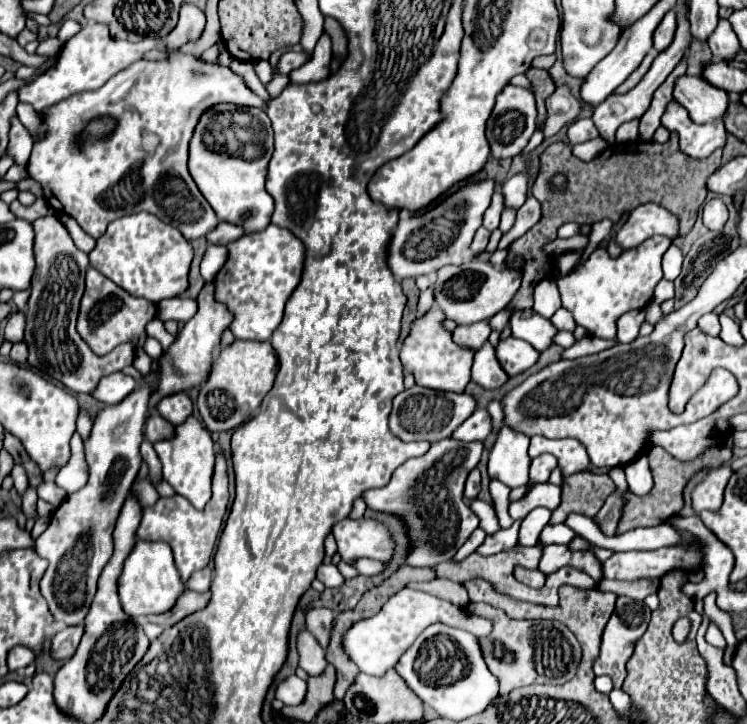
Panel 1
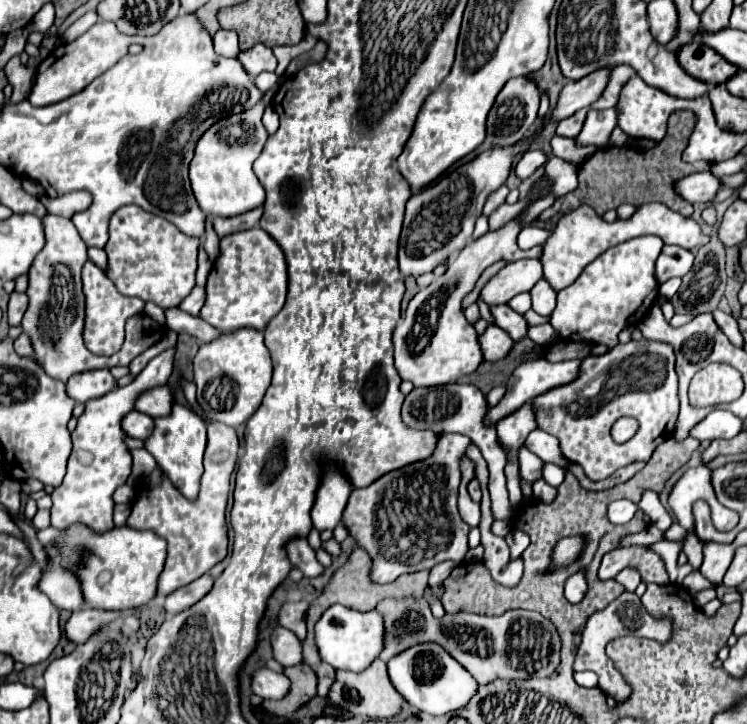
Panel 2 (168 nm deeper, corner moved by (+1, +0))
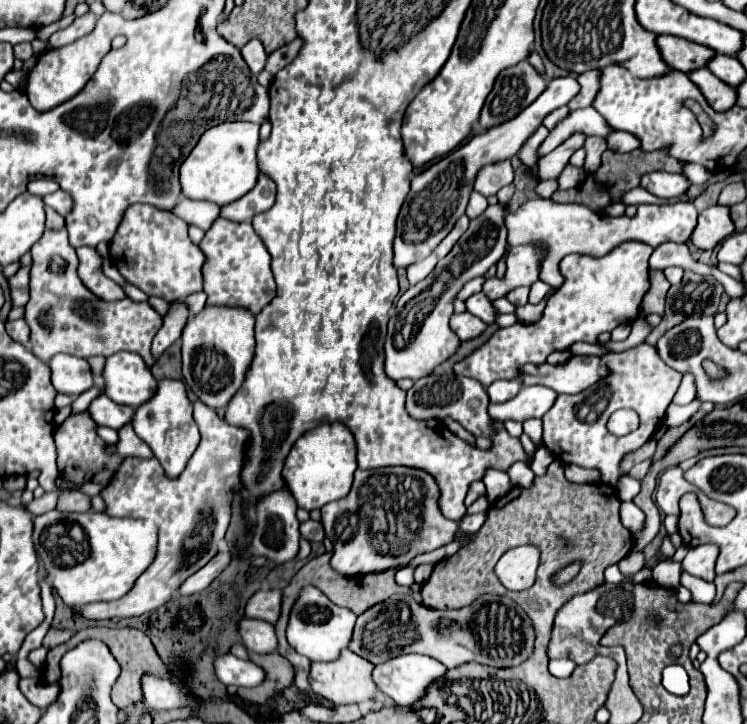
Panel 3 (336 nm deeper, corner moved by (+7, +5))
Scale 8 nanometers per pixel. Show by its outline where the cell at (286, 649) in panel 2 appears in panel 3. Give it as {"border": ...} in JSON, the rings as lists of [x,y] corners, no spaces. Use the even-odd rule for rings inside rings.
{"border":[[[242,619],[240,635],[246,649],[252,653],[274,653],[278,647],[274,625],[260,619]]]}

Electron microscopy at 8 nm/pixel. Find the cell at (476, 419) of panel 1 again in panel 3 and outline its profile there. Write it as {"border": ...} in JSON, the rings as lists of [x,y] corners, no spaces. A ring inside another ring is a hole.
{"border":[[[572,355],[568,361],[550,365],[524,365],[518,373],[522,385],[544,385],[556,393],[580,393],[604,377],[606,369],[596,355]]]}

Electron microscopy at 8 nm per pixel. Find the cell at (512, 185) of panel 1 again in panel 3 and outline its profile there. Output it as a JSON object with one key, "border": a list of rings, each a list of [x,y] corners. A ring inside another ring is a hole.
{"border":[[[594,107],[572,111],[570,117],[560,121],[560,125],[556,125],[556,129],[550,131],[550,137],[538,147],[538,157],[544,157],[550,151],[554,151],[564,139],[568,139],[576,131],[582,131],[586,135],[608,137],[612,133],[612,127],[606,125],[604,117],[600,117],[600,113],[596,113]]]}

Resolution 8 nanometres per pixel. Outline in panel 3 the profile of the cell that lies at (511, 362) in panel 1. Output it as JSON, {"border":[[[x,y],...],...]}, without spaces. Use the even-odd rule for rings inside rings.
{"border":[[[456,313],[452,317],[452,329],[462,341],[470,341],[474,337],[480,337],[486,331],[486,327],[488,325],[484,325],[484,321],[480,321],[478,317],[472,317],[472,313],[462,313],[462,315]]]}

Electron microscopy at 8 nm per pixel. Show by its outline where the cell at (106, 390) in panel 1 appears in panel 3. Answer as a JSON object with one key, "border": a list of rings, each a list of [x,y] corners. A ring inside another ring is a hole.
{"border":[[[60,353],[48,365],[52,369],[52,385],[58,393],[78,397],[94,385],[94,375],[86,359]]]}

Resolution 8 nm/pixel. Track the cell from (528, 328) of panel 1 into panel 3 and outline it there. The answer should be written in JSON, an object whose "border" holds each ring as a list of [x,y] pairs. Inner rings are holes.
{"border":[[[484,293],[472,295],[472,297],[466,301],[466,309],[468,309],[472,315],[480,317],[480,319],[482,319],[484,323],[488,323],[488,325],[494,325],[494,323],[496,323],[498,311],[496,311],[496,307],[492,305],[492,301],[490,301]]]}

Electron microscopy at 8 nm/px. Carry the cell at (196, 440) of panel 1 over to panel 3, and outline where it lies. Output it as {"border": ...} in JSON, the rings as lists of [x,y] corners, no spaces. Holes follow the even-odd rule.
{"border":[[[164,379],[158,383],[158,393],[150,401],[146,401],[146,405],[140,405],[136,409],[132,427],[136,435],[148,443],[148,447],[154,451],[154,457],[164,467],[166,475],[172,479],[178,477],[186,469],[190,457],[194,455],[200,443],[198,425],[192,417],[192,403],[186,397],[184,383],[174,381],[174,379]]]}

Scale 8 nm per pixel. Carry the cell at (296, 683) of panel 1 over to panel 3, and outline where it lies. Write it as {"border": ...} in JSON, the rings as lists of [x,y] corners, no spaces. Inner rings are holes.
{"border":[[[222,655],[214,661],[216,677],[224,685],[236,685],[236,687],[258,687],[264,683],[264,669],[254,665],[252,661],[238,659],[234,655]]]}

